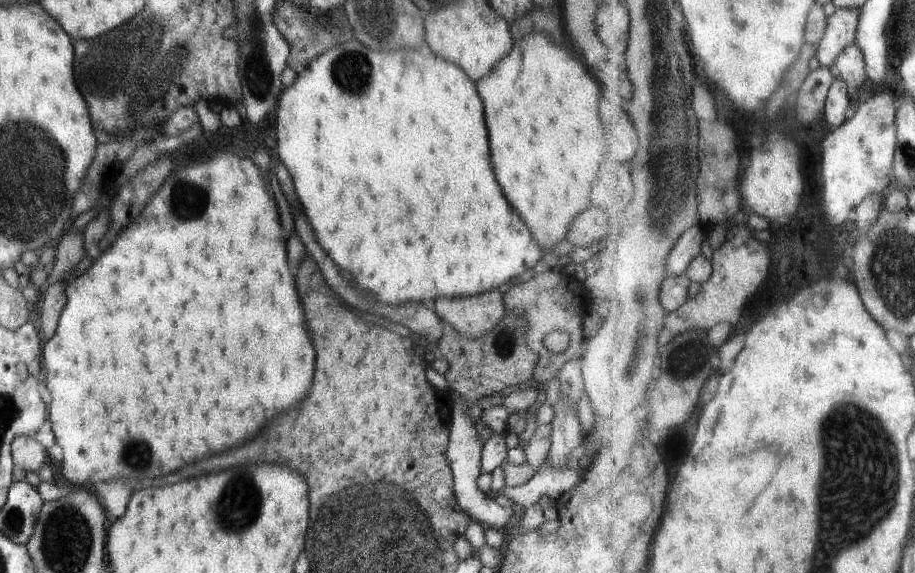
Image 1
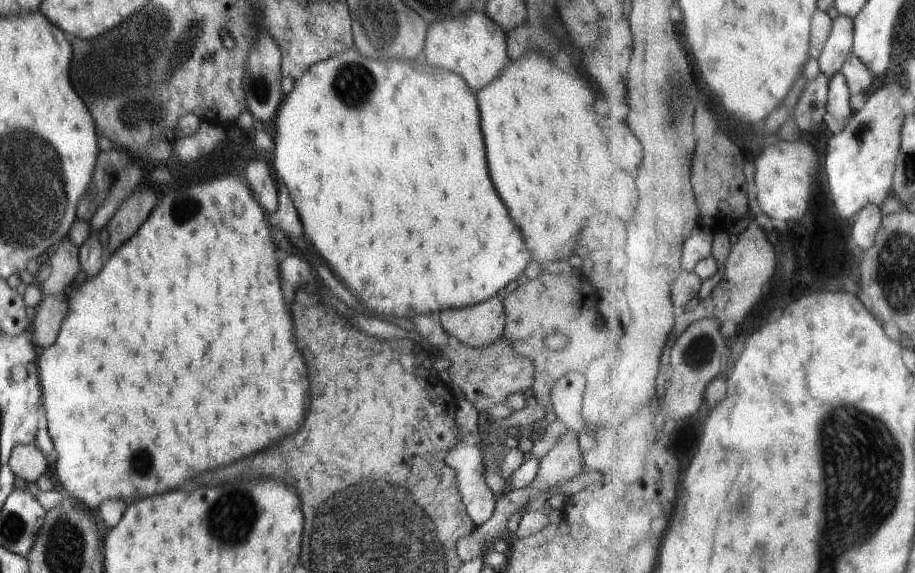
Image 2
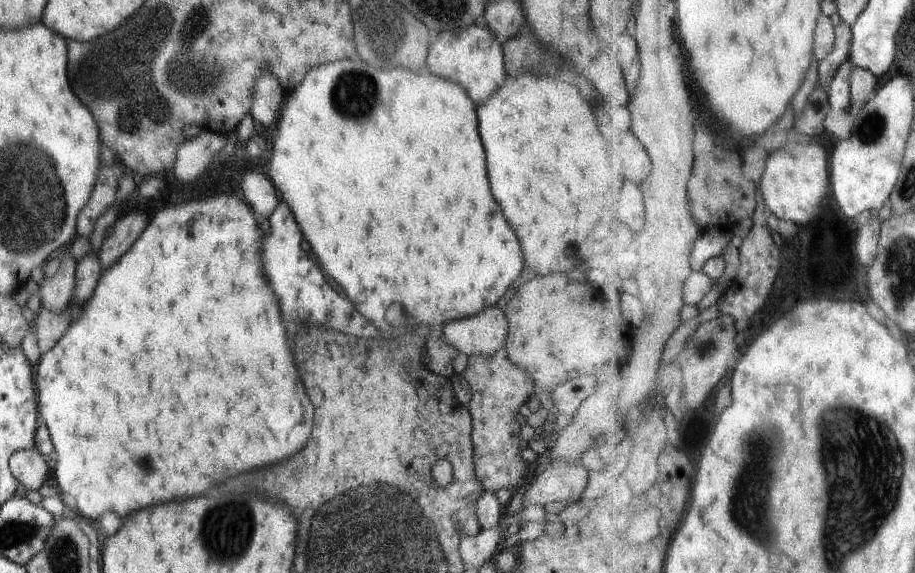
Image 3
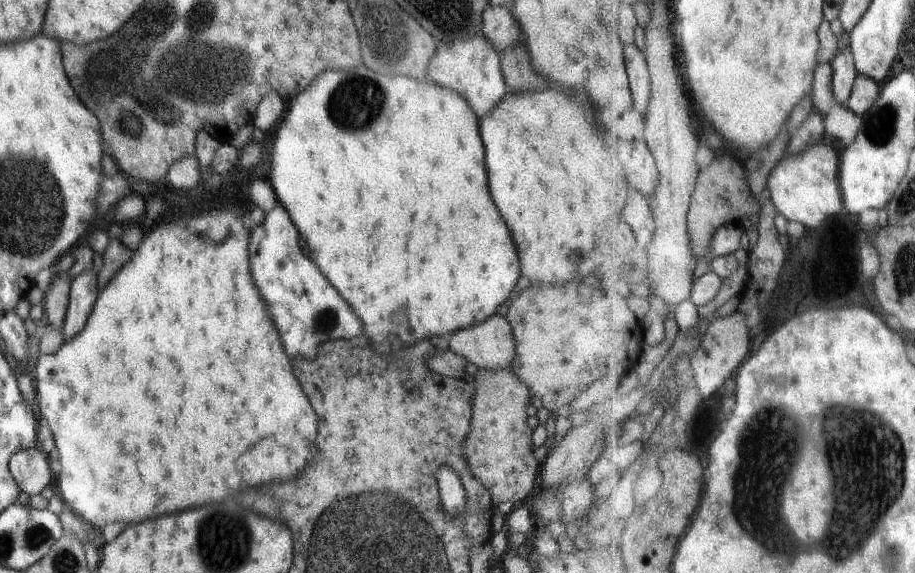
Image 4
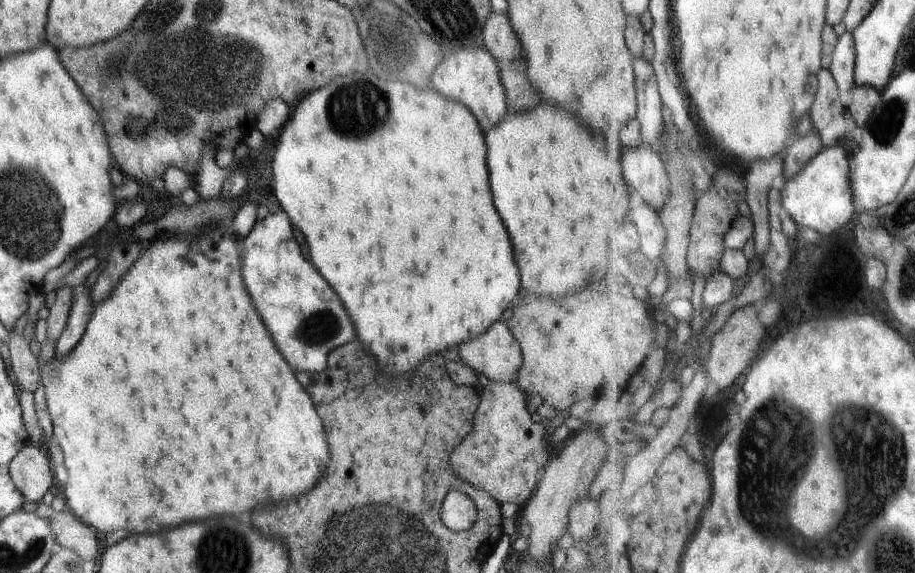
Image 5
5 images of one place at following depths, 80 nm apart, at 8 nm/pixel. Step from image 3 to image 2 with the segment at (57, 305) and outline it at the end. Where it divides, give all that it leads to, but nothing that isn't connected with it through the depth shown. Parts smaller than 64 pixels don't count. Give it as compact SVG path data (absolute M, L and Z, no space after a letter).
M69 237L62 239L50 252L50 276L39 284L42 296L52 295L58 298L66 297L66 288L72 286L74 278L81 270L79 249Z

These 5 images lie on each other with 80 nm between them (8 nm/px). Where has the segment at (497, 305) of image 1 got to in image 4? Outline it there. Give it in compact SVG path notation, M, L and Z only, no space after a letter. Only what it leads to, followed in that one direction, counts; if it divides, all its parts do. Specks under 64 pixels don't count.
M503 312L492 315L480 325L467 329L460 329L450 335L450 349L457 355L472 362L478 369L508 369L513 364L515 355L515 340L510 323Z

